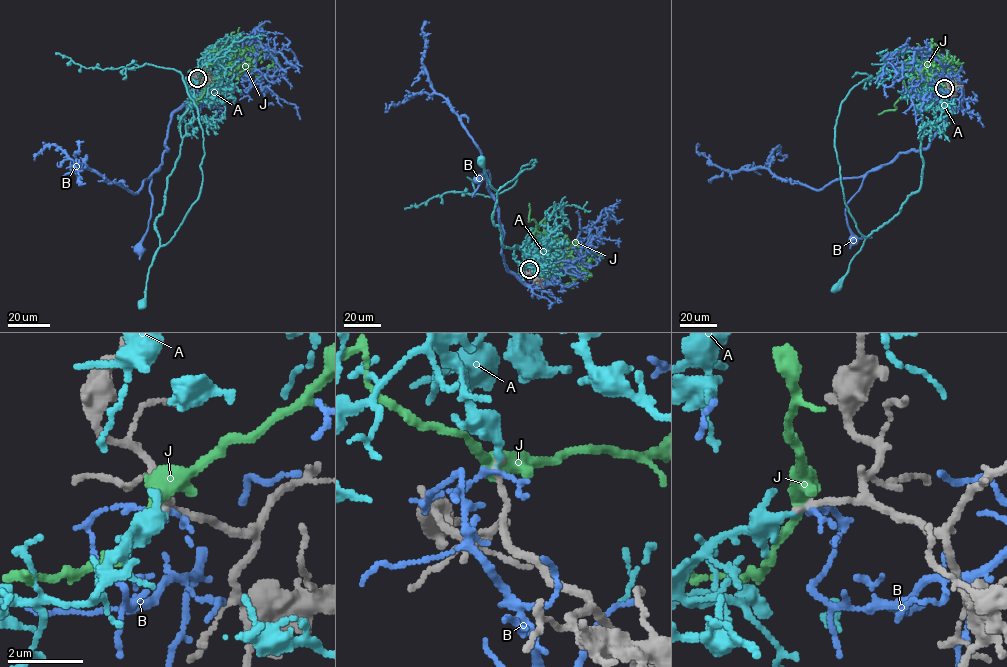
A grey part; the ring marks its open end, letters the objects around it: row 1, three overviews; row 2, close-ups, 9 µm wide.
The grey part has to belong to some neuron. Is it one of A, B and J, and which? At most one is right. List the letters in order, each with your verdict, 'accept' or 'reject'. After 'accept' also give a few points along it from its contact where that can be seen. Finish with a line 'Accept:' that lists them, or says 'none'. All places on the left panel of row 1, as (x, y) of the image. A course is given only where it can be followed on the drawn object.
A: accept; course (196, 78), (180, 124), (180, 154), (155, 223), (160, 247), (140, 303)
B: reject
J: reject
Accept: A

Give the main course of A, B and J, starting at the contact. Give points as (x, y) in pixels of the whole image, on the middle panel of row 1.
A: (529, 269), (525, 245), (514, 249), (516, 245), (502, 244), (501, 231), (492, 219), (497, 191), (480, 161)
B: (529, 270), (526, 271), (539, 287), (522, 282), (505, 266), (502, 225), (489, 192), (488, 170), (479, 178)
J: (529, 269), (545, 262), (537, 234), (543, 219), (544, 233), (560, 249), (560, 259), (576, 267), (589, 261)

